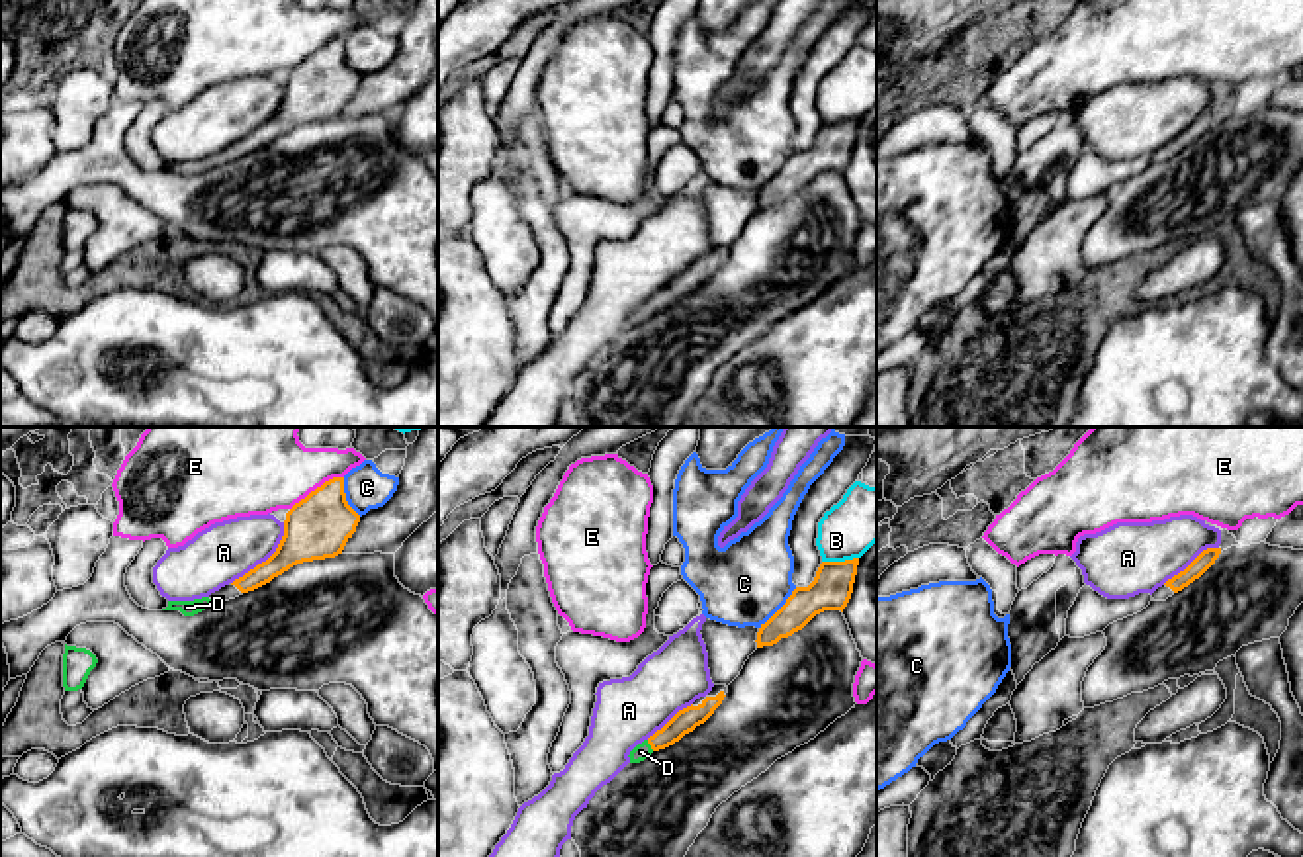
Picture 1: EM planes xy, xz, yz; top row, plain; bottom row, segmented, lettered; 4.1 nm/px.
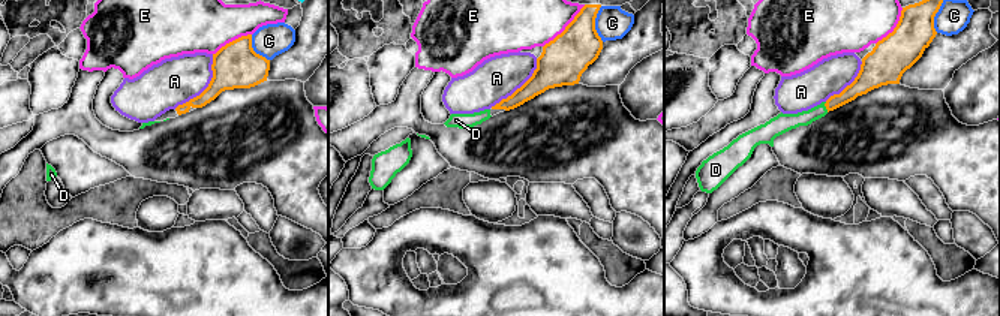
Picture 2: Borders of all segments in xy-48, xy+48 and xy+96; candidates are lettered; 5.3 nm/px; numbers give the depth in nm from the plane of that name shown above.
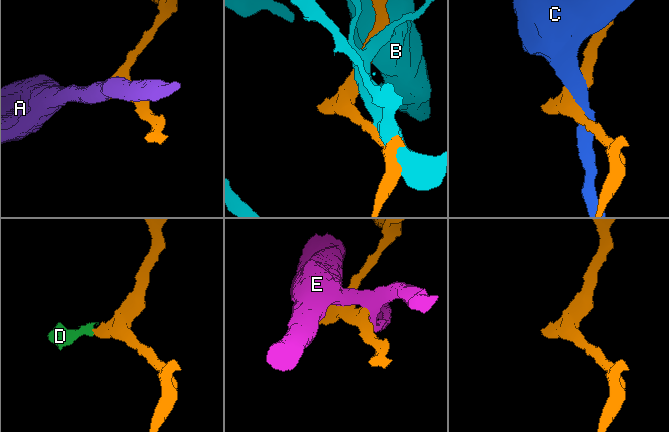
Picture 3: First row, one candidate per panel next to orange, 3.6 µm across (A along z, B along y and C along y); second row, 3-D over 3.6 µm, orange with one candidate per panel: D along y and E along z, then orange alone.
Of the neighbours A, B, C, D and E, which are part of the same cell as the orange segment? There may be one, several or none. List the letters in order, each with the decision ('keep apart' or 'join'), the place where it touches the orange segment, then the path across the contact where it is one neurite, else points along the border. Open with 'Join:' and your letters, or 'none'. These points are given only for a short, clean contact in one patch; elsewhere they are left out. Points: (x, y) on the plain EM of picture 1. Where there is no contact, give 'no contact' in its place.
Join: D
A: keep apart; contact xy (269, 120)
B: keep apart; contact xz (840, 124)
C: keep apart; contact xz (779, 171)
D: join; contact xz (650, 306); way xz (685, 282), (650, 306), (640, 314)
E: keep apart; contact xy (317, 49)

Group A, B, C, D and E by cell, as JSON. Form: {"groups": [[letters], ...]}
{"groups": [["A"], ["B"], ["C"], ["D"], ["E"]]}

